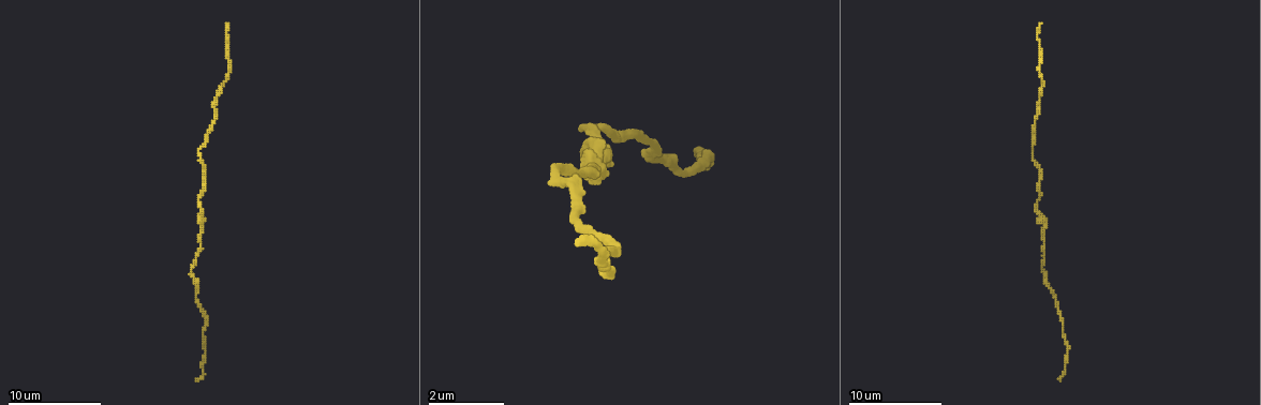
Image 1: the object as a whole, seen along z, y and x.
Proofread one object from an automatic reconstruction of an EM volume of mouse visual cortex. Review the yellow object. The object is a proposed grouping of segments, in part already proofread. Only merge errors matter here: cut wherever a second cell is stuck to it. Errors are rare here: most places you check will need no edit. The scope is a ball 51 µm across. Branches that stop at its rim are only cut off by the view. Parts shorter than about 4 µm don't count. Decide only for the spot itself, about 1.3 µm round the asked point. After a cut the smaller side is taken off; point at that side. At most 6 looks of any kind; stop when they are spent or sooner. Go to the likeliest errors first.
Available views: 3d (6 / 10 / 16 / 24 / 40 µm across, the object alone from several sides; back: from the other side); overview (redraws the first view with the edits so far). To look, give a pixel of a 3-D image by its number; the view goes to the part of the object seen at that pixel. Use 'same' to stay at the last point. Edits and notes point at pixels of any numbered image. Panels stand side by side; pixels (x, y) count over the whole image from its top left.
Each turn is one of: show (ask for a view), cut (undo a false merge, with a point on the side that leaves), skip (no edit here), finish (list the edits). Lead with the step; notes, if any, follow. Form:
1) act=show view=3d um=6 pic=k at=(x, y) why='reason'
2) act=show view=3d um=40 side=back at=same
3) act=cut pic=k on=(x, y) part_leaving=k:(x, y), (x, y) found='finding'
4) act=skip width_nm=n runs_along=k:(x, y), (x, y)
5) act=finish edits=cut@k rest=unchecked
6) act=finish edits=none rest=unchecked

act=show view=3d um=6 pic=1 at=(199, 203)

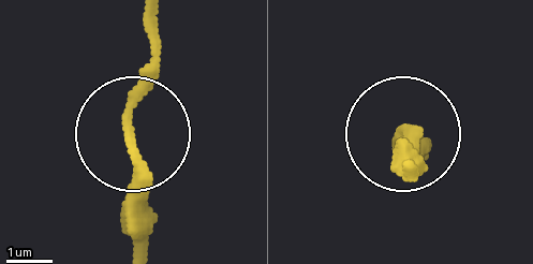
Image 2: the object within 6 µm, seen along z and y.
act=skip width_nm=180 runs_along=2:(129, 138), (136, 246) found='one cell here'

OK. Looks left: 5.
act=show view=3d um=10 pic=1 at=(578, 206) why='calibre changes'

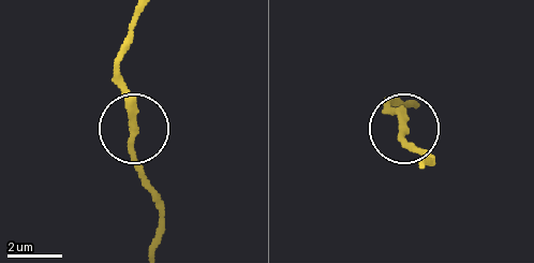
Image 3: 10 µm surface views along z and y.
act=skip width_nm=230 runs_along=3:(414, 106), (386, 106), (421, 155) found='one cell here'

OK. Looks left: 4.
act=show view=3d um=10 pic=1 at=(670, 164) why='calibre changes'

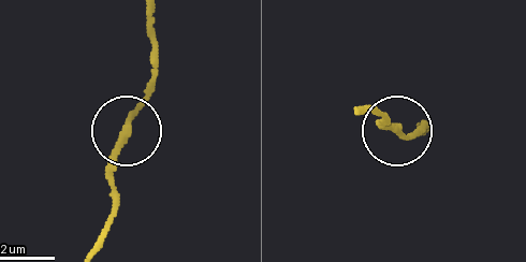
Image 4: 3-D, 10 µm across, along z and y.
act=show view=3d um=6 pic=4 at=(127, 125)

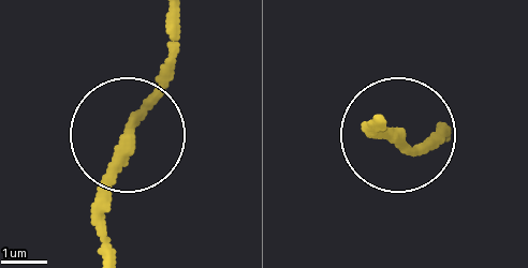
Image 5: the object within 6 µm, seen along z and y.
act=skip runs_along=5:(100, 248), (116, 145), (177, 44) found='all the same cell'

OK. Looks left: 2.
act=finish edits=none rest=unchecked

